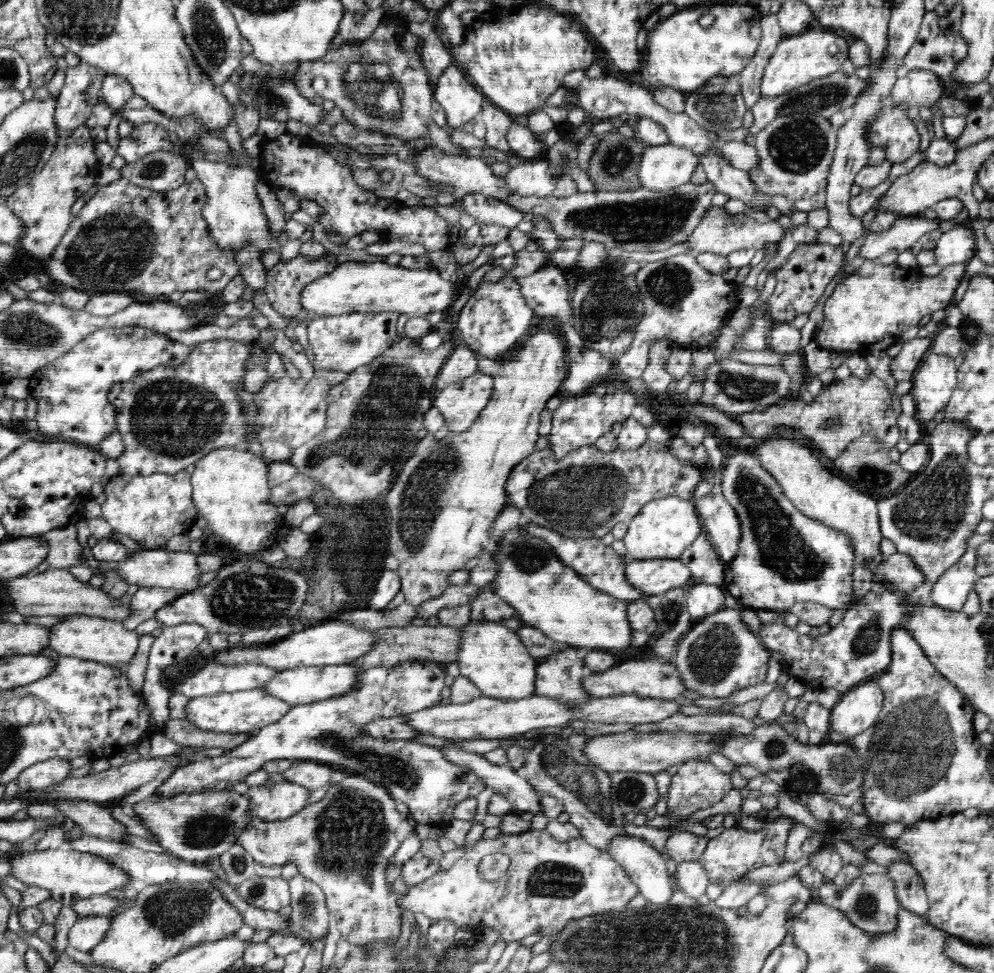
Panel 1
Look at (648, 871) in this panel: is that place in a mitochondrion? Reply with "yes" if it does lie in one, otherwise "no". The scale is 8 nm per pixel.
no

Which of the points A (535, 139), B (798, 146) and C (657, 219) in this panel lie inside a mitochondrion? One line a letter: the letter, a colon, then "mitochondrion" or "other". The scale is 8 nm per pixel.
A: other
B: mitochondrion
C: mitochondrion

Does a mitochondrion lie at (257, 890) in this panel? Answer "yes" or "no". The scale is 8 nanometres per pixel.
yes

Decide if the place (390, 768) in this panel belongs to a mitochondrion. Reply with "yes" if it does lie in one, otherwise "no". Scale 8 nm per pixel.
yes

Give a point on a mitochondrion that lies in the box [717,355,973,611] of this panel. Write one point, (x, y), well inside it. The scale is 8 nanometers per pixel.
(782, 547)

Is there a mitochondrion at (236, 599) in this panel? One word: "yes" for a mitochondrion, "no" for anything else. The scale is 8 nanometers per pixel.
yes

